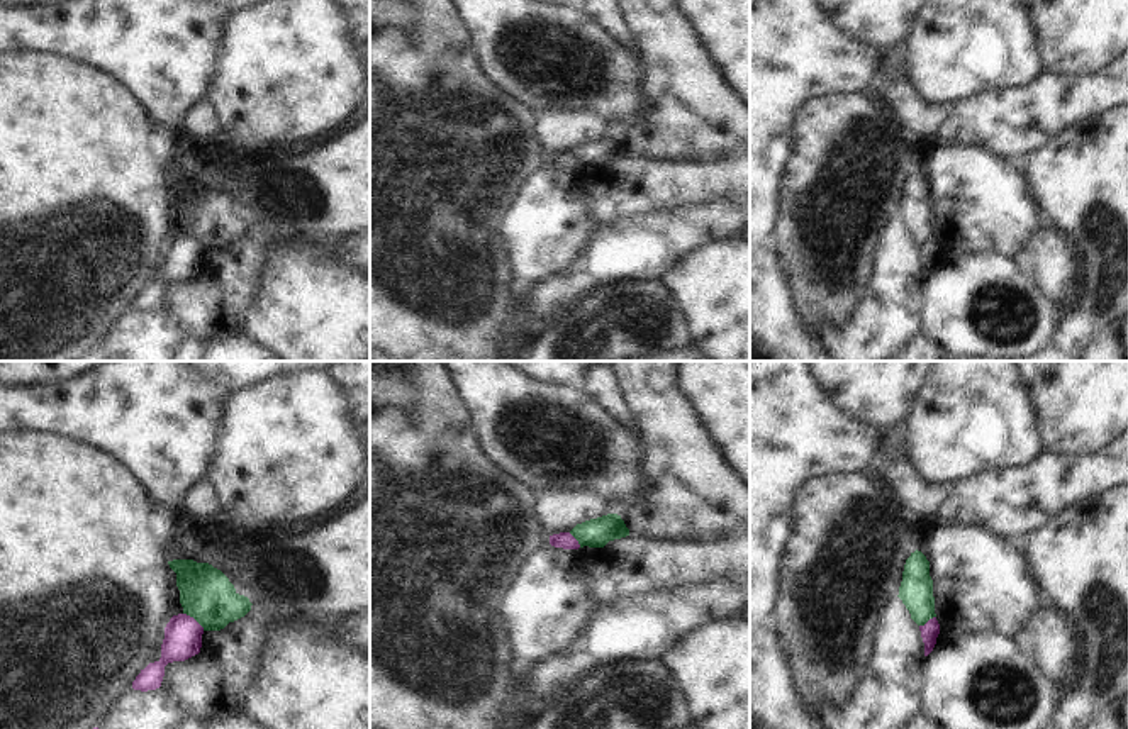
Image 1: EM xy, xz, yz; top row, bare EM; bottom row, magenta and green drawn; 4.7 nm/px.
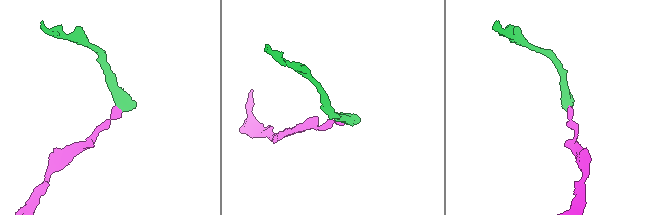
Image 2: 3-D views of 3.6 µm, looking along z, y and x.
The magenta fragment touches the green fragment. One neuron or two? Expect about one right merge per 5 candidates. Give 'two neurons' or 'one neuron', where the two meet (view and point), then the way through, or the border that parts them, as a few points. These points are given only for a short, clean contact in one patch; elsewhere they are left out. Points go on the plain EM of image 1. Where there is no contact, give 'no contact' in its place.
two neurons; meets magenta in xy at (194, 239); border along xy (184, 233), (204, 250)

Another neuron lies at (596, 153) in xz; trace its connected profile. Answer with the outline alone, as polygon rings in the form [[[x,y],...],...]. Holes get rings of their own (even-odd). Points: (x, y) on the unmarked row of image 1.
[[[607,134],[577,144],[570,154],[578,161],[580,168],[604,168],[609,161],[629,156],[629,149],[621,136]]]

